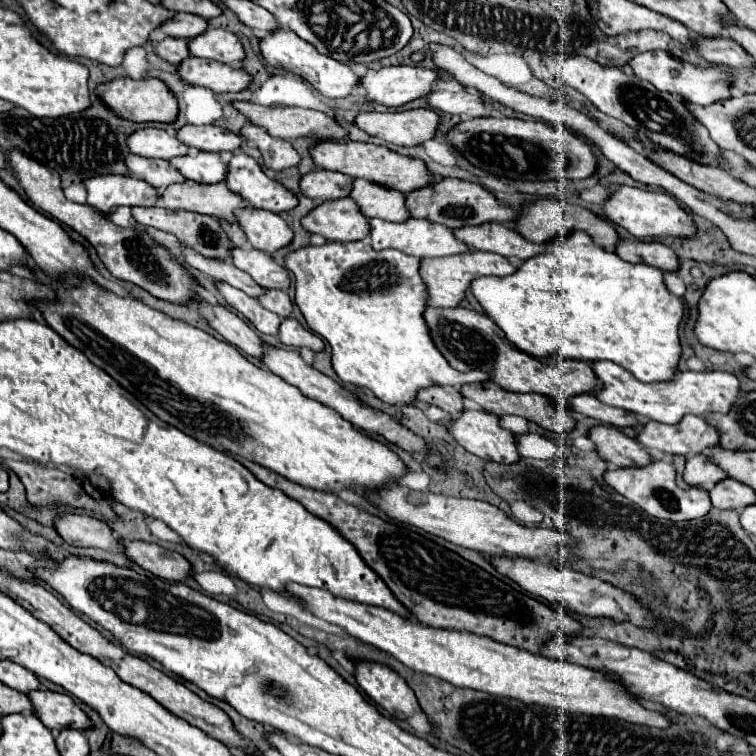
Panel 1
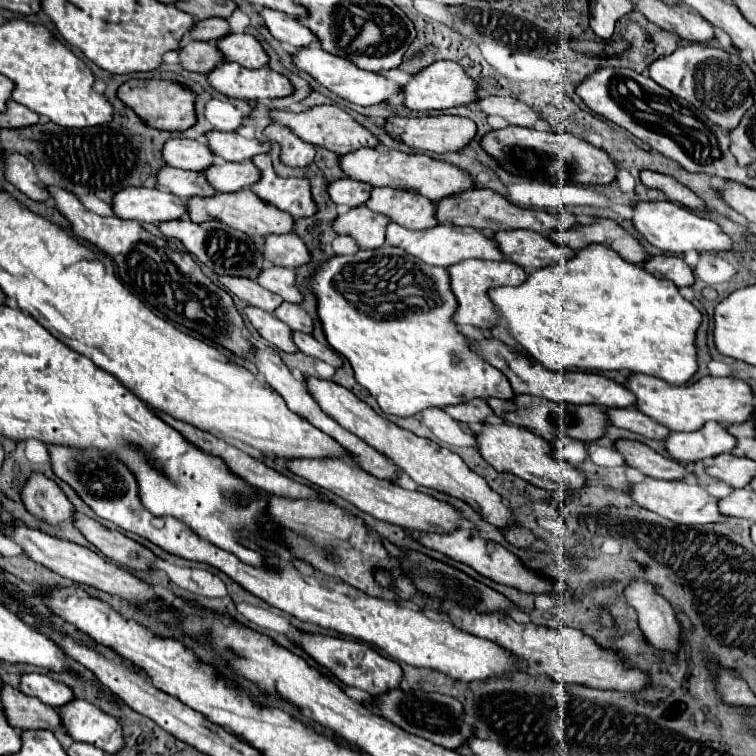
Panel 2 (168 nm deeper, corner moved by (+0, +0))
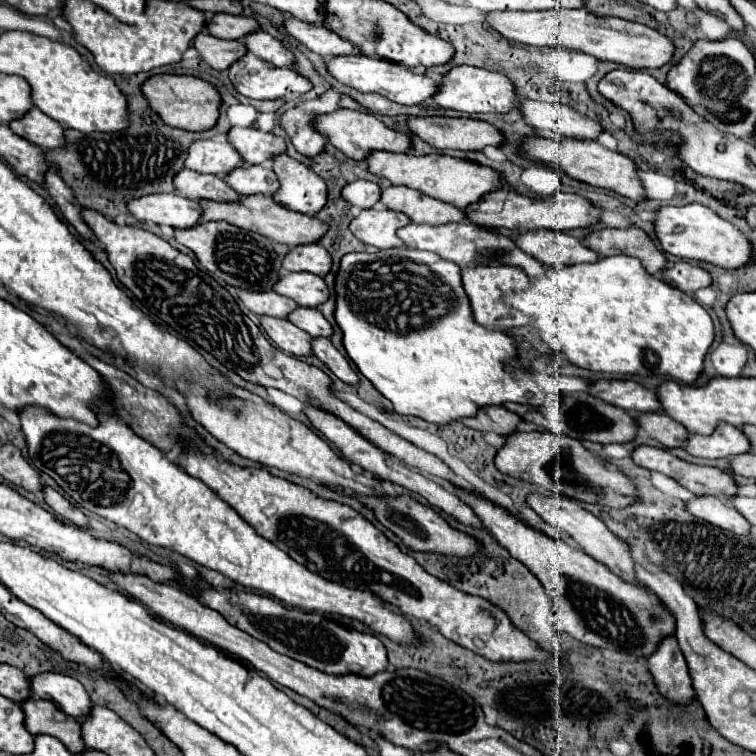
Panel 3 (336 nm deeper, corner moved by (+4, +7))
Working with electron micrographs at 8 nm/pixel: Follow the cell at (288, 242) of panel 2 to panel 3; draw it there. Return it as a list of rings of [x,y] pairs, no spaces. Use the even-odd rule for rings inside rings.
[[[318,243],[296,245],[282,259],[282,267],[286,271],[310,271],[320,277],[324,277],[330,271],[330,265],[332,259],[328,251]]]

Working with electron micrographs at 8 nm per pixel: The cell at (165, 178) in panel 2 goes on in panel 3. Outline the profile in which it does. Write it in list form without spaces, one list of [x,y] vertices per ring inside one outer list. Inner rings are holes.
[[[182,169],[174,175],[174,187],[182,197],[192,201],[210,199],[210,201],[236,201],[240,195],[232,191],[222,177],[204,175],[190,169]]]

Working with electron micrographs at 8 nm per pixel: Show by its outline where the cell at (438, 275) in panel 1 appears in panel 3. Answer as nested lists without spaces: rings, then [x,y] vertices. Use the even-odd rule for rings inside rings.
[[[476,265],[476,267],[464,267],[462,269],[462,287],[468,293],[472,317],[478,325],[484,327],[496,327],[496,329],[512,329],[528,323],[528,317],[520,311],[514,311],[504,303],[504,295],[512,293],[516,289],[526,289],[530,285],[528,275],[514,265]]]

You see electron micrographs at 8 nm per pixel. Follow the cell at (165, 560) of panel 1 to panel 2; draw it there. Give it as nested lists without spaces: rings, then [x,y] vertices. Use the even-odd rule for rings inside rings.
[[[76,514],[74,516],[74,526],[106,558],[110,558],[112,562],[118,562],[122,566],[128,566],[128,568],[134,568],[134,570],[146,570],[152,564],[152,560],[156,558],[142,544],[126,538],[118,530],[110,530],[110,528],[102,526],[98,520],[88,518],[84,514]]]

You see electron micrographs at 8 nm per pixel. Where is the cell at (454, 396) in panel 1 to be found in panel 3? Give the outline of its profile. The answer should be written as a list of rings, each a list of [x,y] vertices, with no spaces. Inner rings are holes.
[[[480,407],[476,415],[464,417],[460,421],[466,427],[478,429],[478,431],[494,431],[498,435],[508,435],[510,431],[514,431],[520,417],[506,411],[504,407]]]

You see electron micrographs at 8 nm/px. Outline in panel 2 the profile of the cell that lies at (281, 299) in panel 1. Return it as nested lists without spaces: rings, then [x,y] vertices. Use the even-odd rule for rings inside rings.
[[[284,302],[276,312],[274,316],[278,316],[282,322],[286,322],[292,330],[298,330],[298,332],[306,332],[310,334],[314,330],[314,320],[306,314],[306,310],[298,304],[290,304],[290,302]]]

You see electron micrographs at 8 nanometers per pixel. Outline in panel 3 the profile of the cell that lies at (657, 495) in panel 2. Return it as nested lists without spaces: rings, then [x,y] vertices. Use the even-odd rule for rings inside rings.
[[[694,495],[692,499],[686,501],[686,509],[690,515],[708,521],[716,527],[730,529],[732,533],[748,535],[750,533],[750,523],[728,503],[724,503],[718,497],[712,495]]]

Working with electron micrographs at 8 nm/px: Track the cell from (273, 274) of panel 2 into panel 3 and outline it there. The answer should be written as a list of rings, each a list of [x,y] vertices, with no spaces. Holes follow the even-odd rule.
[[[308,271],[286,273],[274,283],[272,289],[280,295],[294,299],[300,307],[316,307],[328,299],[324,279]]]

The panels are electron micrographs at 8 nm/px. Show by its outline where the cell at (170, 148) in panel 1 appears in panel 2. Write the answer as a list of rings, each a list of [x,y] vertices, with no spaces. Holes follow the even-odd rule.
[[[174,138],[164,144],[164,160],[172,168],[180,170],[192,170],[192,172],[204,172],[204,168],[210,168],[214,164],[214,154],[208,146],[186,140],[186,138]]]

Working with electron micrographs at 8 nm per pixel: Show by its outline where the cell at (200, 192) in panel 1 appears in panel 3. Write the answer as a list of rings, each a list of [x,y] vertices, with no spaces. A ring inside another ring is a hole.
[[[242,195],[238,201],[230,201],[230,203],[218,203],[218,201],[198,201],[198,203],[202,209],[200,221],[228,221],[236,227],[272,237],[274,241],[284,243],[288,247],[316,243],[326,233],[326,225],[322,221],[318,221],[316,217],[308,217],[304,213],[294,213],[288,207],[276,205],[272,201],[272,197],[266,197],[266,195]]]

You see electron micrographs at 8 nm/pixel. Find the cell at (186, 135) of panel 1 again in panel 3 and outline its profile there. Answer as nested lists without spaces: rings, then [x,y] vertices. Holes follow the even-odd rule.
[[[232,127],[228,131],[228,141],[248,165],[264,163],[272,155],[286,151],[286,143],[282,137],[264,133],[256,127]]]

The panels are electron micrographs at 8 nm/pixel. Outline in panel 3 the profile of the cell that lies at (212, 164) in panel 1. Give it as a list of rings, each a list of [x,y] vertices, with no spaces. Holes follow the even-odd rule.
[[[240,165],[234,171],[230,171],[226,177],[226,183],[240,195],[272,195],[276,191],[276,173],[262,165]]]

